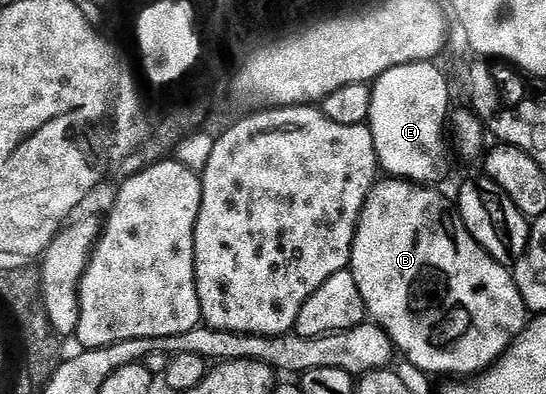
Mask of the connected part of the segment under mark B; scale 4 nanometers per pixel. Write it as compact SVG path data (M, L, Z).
M380 178L372 188L372 193L366 198L364 209L360 211L360 221L356 227L356 237L352 247L352 263L350 271L354 282L358 282L358 290L362 290L362 302L365 313L370 317L371 323L378 324L386 330L386 334L392 339L395 351L400 352L416 368L424 372L450 372L454 378L466 378L471 374L478 374L485 368L495 363L501 355L519 336L525 326L528 325L530 313L524 305L522 294L516 285L515 275L505 265L493 258L478 241L466 230L459 211L440 192L435 192L435 187L425 186L410 180L399 178Z

